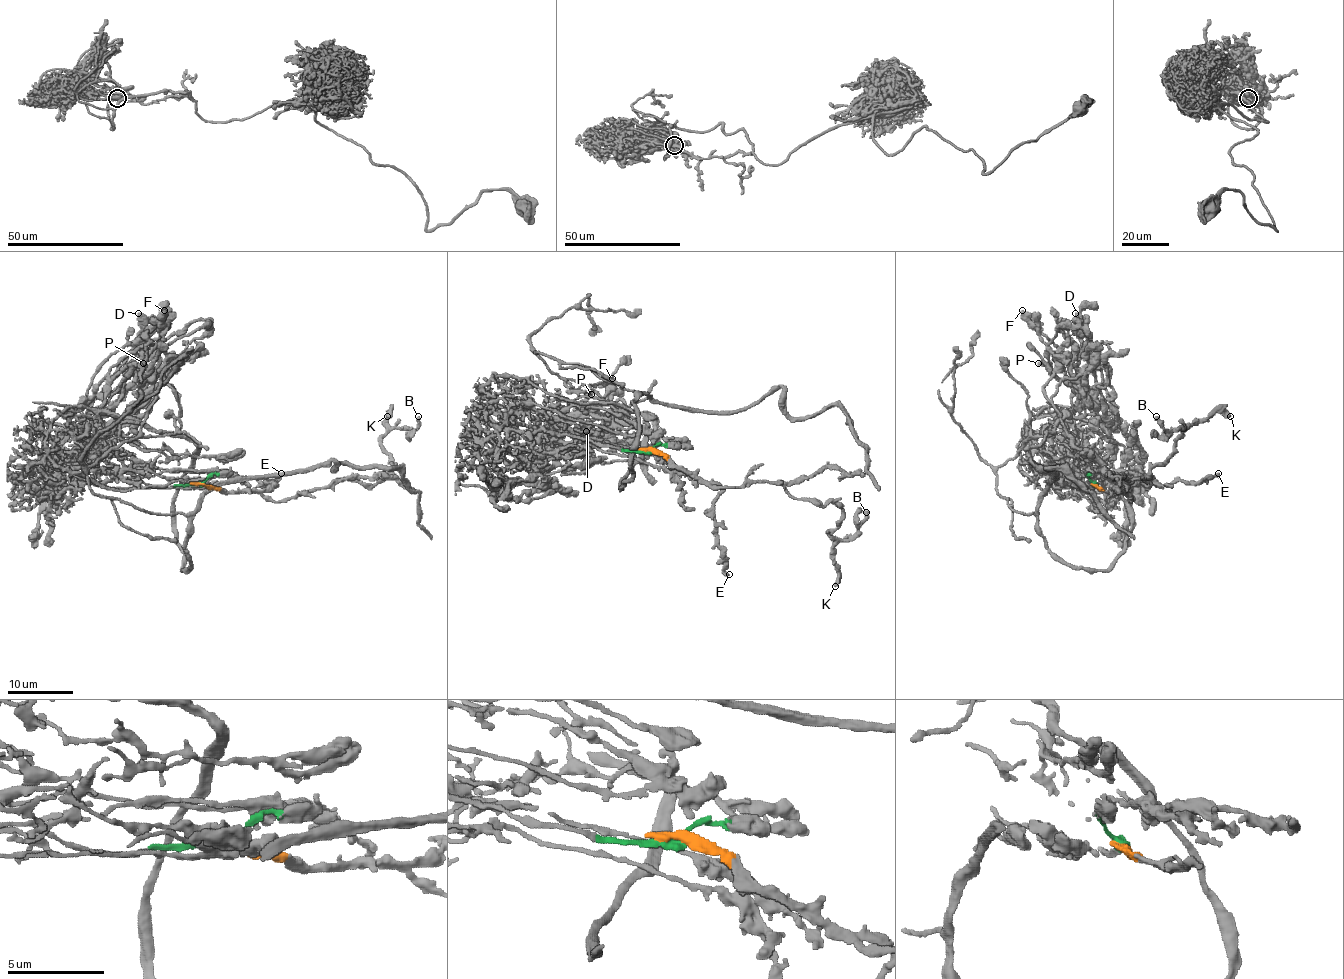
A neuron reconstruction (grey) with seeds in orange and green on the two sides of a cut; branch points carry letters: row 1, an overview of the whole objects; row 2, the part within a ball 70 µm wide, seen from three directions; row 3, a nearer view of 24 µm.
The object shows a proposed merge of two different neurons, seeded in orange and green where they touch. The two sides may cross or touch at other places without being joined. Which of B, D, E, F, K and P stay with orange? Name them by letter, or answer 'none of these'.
B, E, K

